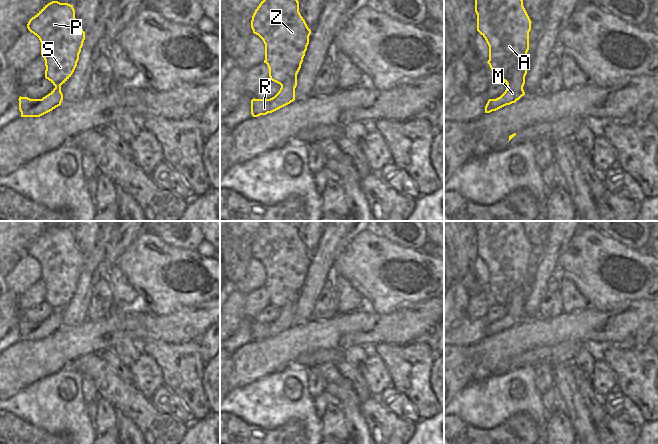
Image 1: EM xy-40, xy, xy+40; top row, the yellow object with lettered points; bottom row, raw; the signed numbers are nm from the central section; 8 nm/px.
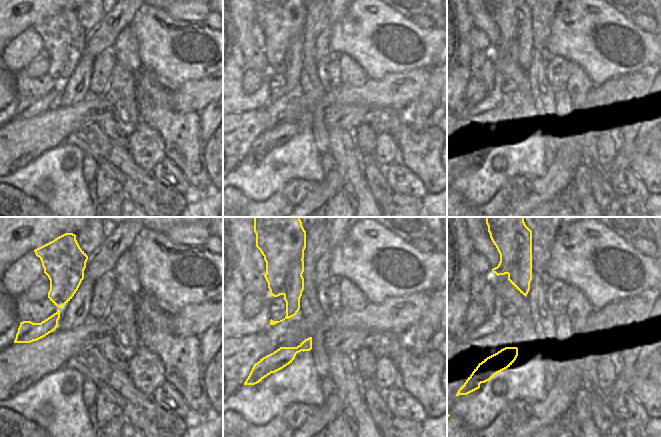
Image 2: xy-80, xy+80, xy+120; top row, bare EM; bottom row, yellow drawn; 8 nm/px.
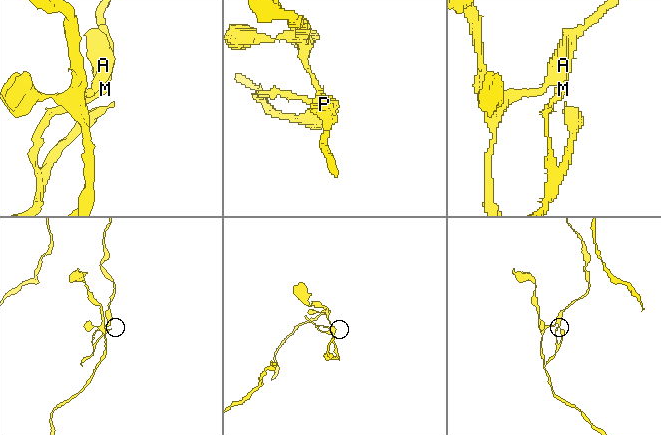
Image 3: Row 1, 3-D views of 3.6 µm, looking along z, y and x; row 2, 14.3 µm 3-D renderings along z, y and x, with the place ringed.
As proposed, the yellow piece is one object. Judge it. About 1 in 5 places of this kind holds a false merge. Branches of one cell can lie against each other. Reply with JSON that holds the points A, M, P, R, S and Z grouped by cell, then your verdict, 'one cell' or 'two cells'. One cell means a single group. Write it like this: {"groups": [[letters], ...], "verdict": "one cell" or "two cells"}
{"groups": [["A", "P", "S", "Z"], ["M", "R"]], "verdict": "two cells"}

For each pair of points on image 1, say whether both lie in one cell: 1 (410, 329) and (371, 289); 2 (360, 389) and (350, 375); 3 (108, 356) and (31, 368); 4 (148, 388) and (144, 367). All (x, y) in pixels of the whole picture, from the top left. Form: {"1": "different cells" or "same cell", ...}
{"1": "different cells", "2": "same cell", "3": "different cells", "4": "same cell"}

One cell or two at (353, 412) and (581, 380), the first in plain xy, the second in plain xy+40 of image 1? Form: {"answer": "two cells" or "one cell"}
{"answer": "two cells"}

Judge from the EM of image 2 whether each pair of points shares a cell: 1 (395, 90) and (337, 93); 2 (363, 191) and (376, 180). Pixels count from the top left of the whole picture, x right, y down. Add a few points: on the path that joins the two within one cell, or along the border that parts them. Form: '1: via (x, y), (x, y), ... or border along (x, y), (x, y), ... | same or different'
1: via (381, 93), (351, 93) | same
2: border along (361, 164), (367, 187), (373, 199), (379, 205) | different

